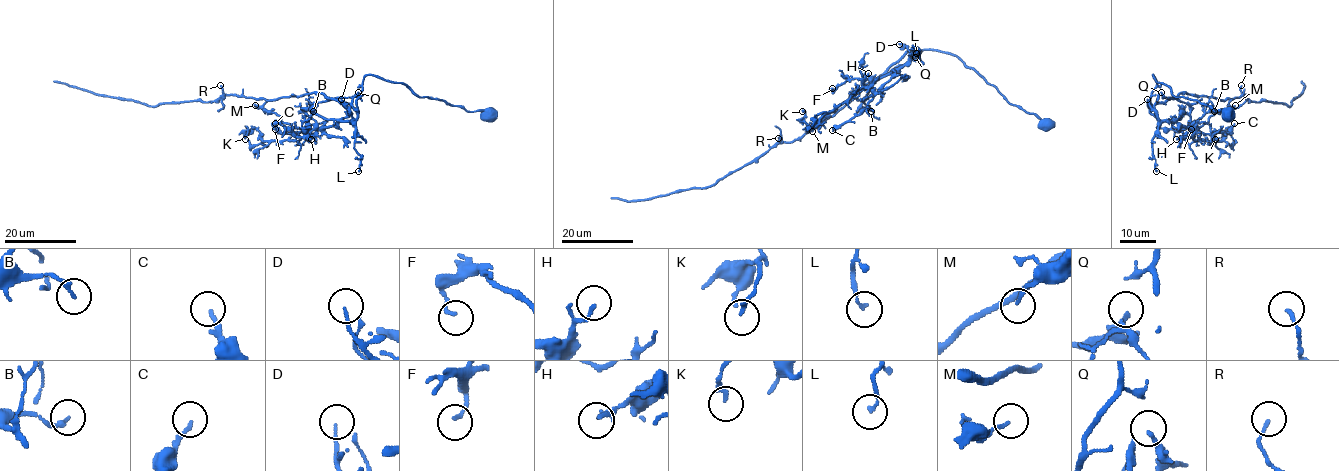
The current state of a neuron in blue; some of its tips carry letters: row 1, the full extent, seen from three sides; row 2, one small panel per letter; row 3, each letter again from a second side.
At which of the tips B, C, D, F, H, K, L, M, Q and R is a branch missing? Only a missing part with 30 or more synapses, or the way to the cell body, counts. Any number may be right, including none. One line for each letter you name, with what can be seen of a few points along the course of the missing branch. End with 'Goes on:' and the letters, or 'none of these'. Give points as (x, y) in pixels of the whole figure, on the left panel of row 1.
Goes on: none of these

